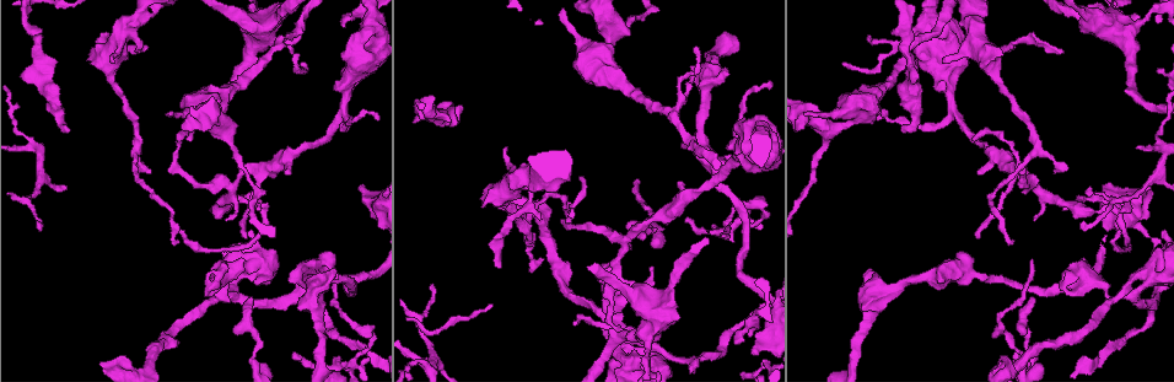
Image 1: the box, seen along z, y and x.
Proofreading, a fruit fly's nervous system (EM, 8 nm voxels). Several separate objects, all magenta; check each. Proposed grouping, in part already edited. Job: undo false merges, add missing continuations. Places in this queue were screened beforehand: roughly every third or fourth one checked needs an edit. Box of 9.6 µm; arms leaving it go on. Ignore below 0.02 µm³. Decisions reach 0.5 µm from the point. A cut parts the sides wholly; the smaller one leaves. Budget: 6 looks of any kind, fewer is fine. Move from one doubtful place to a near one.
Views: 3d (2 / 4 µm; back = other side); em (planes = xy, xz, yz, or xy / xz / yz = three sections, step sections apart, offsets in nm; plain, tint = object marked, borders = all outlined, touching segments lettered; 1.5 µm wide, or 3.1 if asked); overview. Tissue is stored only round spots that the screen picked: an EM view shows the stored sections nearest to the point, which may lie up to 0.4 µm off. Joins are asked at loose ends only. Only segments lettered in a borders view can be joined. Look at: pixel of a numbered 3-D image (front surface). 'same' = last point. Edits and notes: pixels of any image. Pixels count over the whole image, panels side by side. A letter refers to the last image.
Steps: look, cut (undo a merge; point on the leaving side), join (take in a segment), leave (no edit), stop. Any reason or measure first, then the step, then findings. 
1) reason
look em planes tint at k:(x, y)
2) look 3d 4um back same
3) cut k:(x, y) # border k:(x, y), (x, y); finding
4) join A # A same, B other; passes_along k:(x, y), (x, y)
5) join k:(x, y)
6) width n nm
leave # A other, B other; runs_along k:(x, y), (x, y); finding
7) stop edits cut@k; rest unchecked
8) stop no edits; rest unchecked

end of a long branch
look 3d 2um at 1:(645, 236)

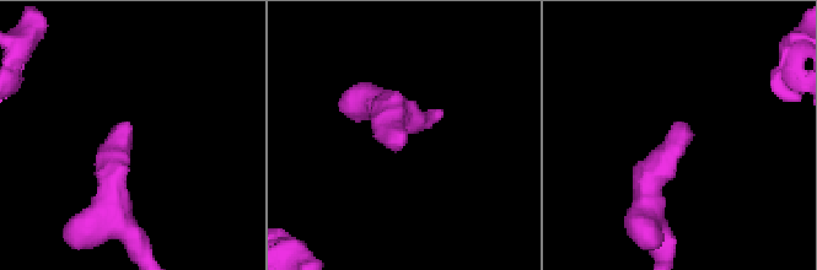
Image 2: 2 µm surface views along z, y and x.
look em xz step 8 borders at 2:(127, 126)

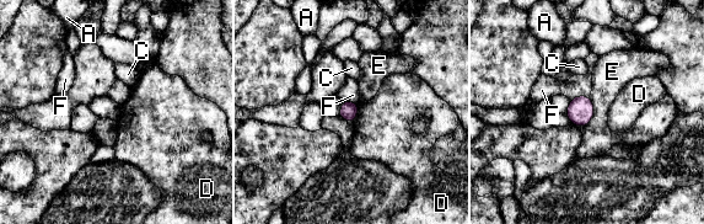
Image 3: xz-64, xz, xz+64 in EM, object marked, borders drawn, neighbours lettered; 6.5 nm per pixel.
cut it another way
look em planes borders same

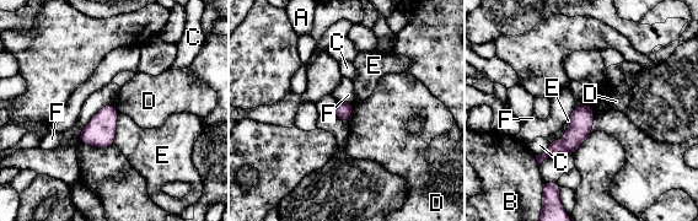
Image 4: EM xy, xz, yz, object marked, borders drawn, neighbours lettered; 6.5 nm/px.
leave # A other, B other, C other, D other, E other, F other; runs_along 4:(588, 109), (579, 128), (540, 160); none of them fits

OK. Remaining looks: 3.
stops while still wide
look 3d 2um at 1:(754, 352)

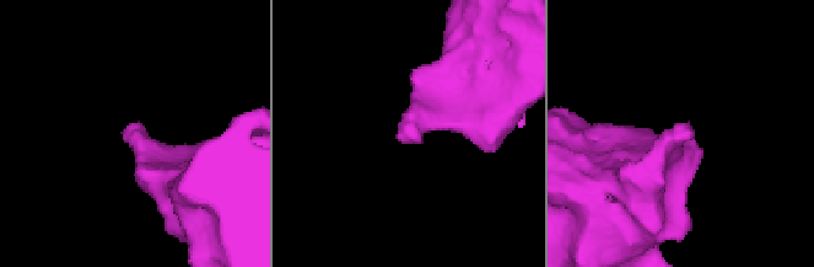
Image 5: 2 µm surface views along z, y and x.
shape alone is not enough
look em planes borders at 5:(124, 141)

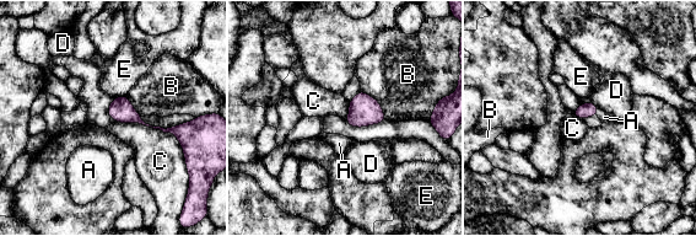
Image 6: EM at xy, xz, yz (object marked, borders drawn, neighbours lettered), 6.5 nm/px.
join A # A same, B other, C other, D other, E other; passes_along 6:(583, 111), (597, 112), (604, 117); it goes on there

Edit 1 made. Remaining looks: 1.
an open end
look em planes borders at 1:(461, 104)

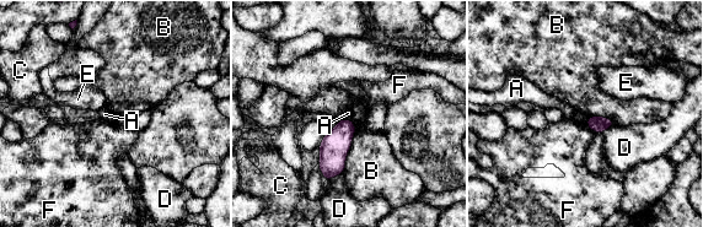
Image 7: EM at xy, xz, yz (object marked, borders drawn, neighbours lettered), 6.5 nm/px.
longest_contact B 320 nm
leave # A other, B other, C other, D other, E other, F other; border 7:(349, 118), (339, 120); none of them fits

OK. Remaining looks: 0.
stop edits join@6; rest unchecked

